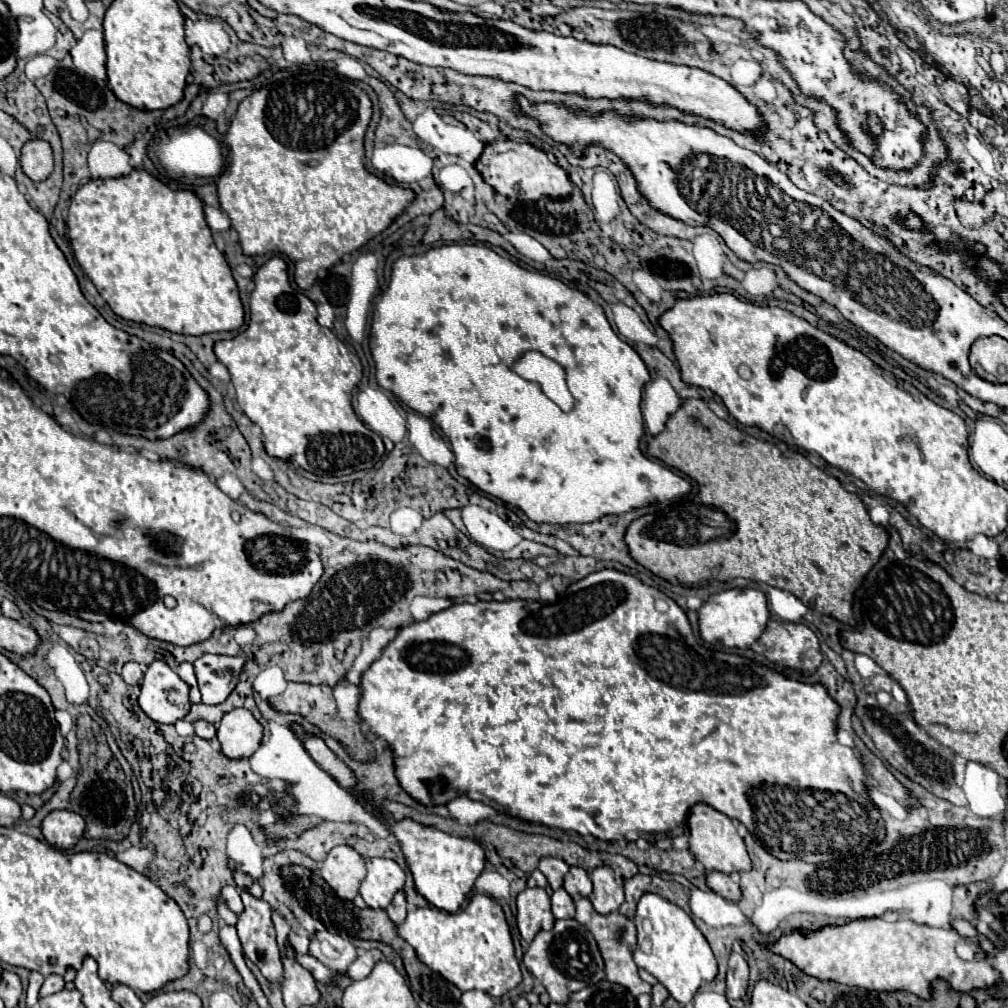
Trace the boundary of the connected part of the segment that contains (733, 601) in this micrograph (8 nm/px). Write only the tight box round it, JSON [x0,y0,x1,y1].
[698,588,770,648]

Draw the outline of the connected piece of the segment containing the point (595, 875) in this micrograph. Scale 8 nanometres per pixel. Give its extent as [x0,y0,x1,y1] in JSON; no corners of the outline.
[590,866,624,914]

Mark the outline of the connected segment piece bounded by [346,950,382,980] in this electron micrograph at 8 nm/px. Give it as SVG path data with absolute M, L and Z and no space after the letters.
M366 950L364 954L360 954L360 956L350 964L350 968L348 968L346 974L348 974L352 980L362 980L362 978L366 978L366 976L372 972L372 968L374 968L374 964L376 964L378 960L382 960L382 952L380 952L380 950Z

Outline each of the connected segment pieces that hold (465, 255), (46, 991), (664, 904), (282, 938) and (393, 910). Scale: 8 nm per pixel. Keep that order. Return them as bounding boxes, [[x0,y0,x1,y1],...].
[[372,244,690,524],[40,974,64,996],[632,892,718,1004],[272,912,291,949],[386,890,406,924]]

